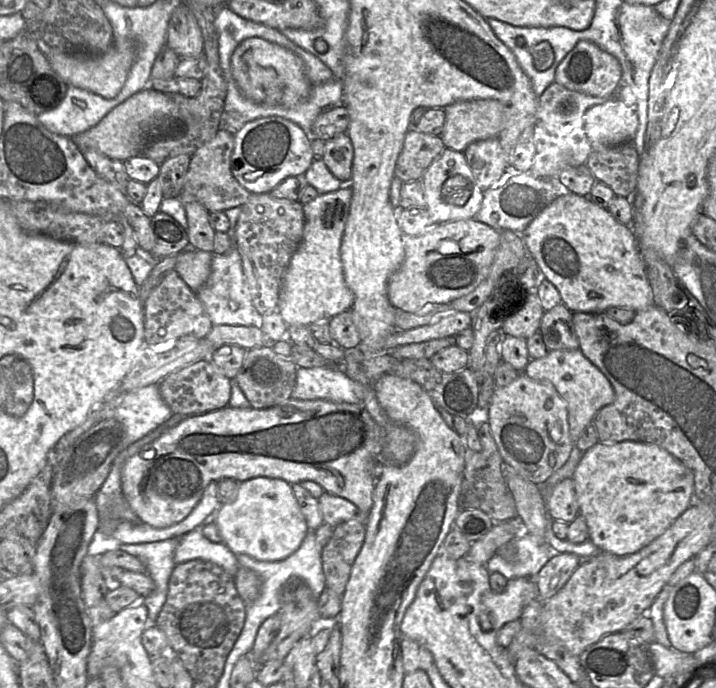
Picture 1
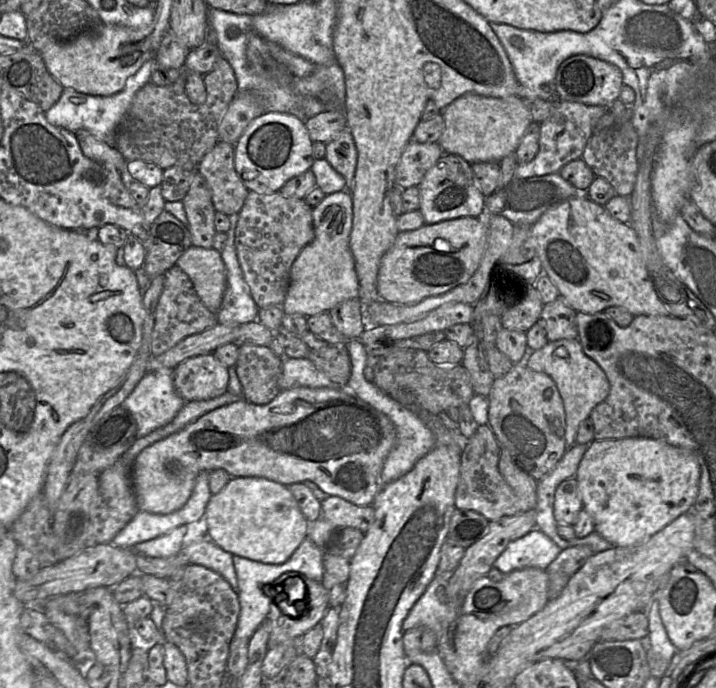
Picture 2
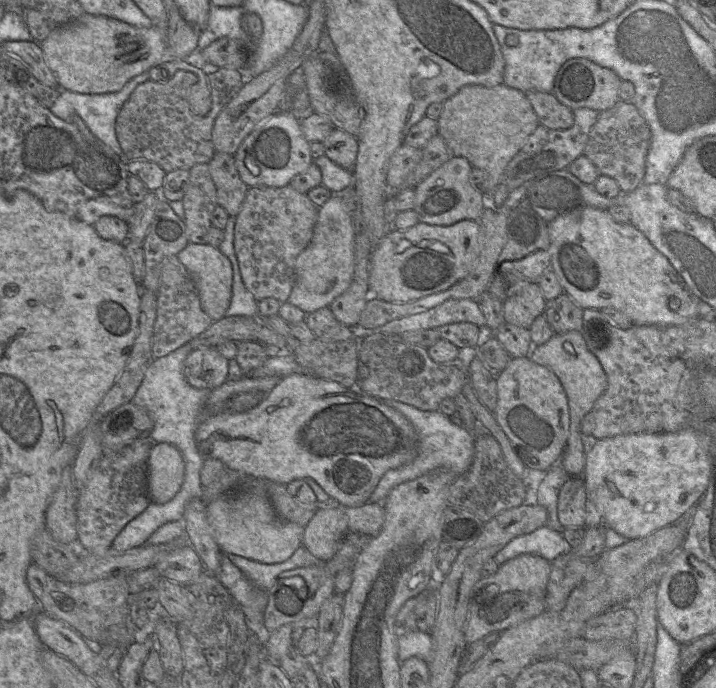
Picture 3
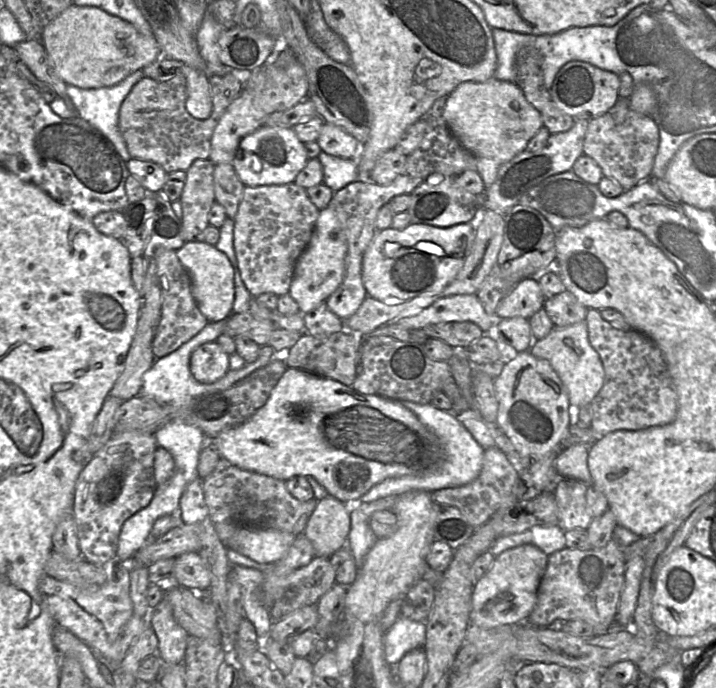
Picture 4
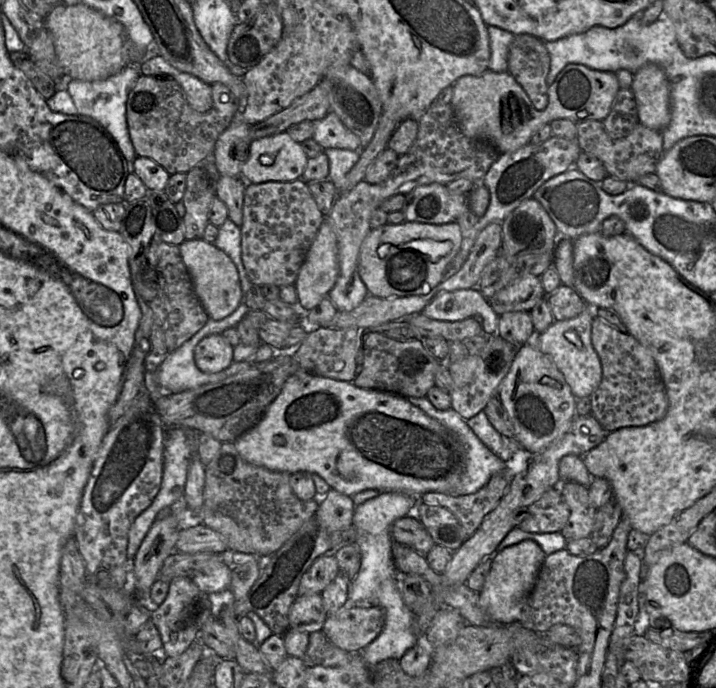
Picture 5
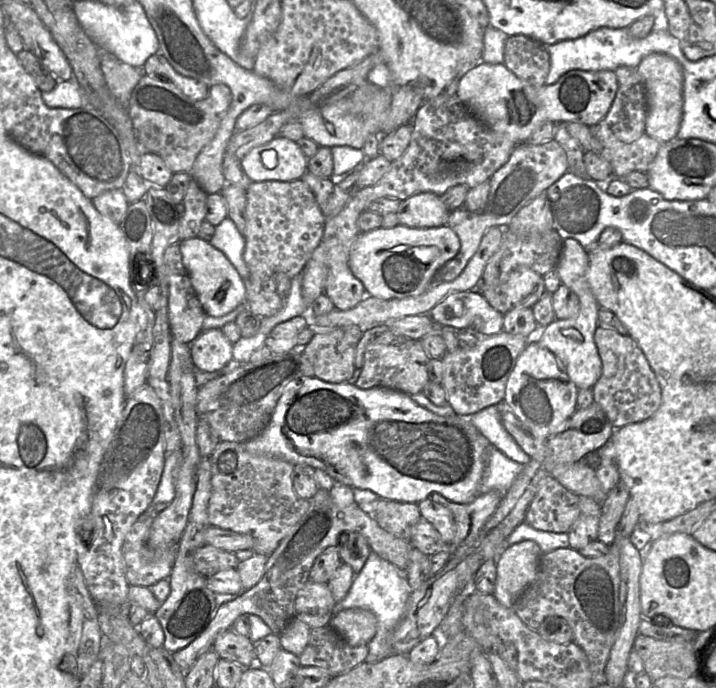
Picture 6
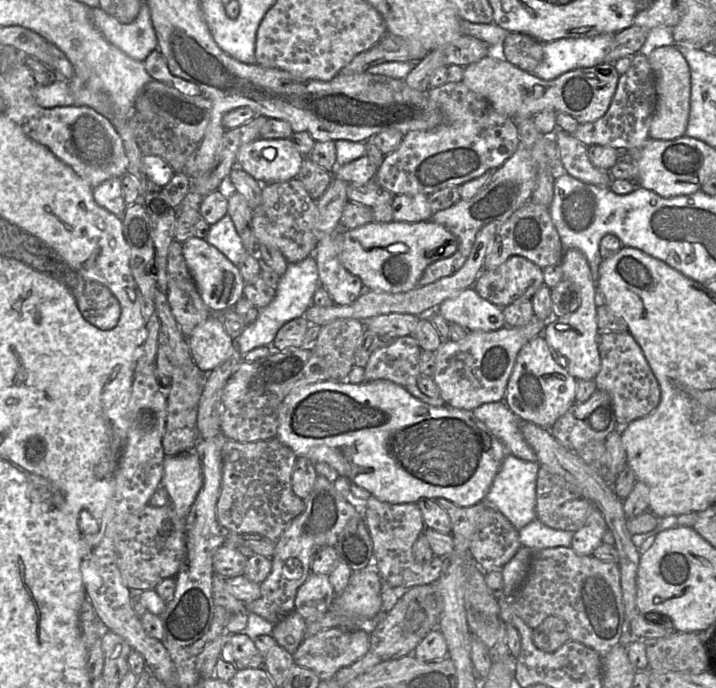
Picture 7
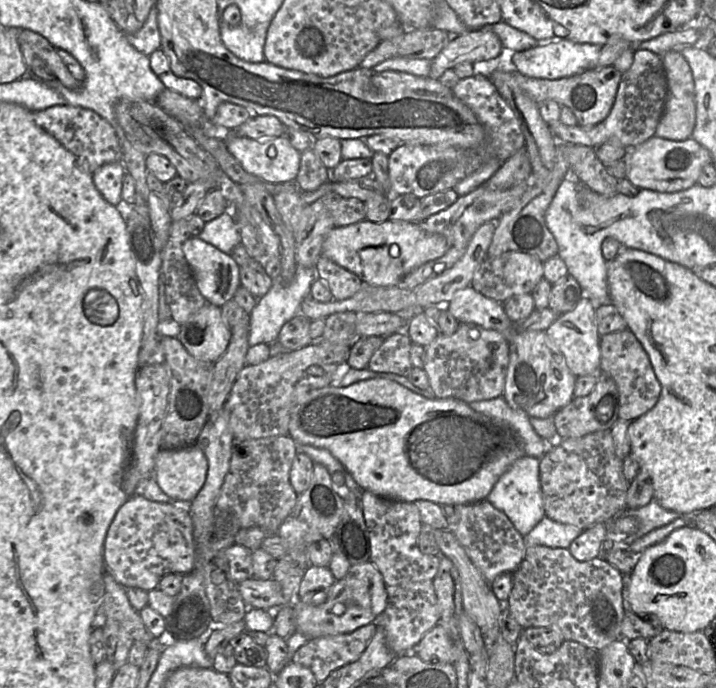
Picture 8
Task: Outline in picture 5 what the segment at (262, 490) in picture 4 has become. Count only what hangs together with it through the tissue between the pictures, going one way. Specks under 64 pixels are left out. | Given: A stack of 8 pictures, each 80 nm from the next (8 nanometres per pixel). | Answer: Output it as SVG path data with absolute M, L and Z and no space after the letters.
M233 442L222 443L221 449L204 467L204 503L201 510L201 523L224 535L228 542L228 551L252 554L258 558L269 558L296 532L304 523L316 515L320 497L310 501L298 499L290 486L290 474L271 471L255 466L242 459Z

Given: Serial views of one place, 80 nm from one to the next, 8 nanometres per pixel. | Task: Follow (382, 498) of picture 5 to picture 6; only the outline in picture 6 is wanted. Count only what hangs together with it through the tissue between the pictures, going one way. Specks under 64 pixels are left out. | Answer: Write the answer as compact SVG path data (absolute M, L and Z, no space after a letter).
M372 551L362 570L356 574L346 597L335 604L334 613L342 609L364 609L375 615L376 635L368 643L366 663L375 663L394 654L391 637L405 613L409 593L410 590L401 570Z

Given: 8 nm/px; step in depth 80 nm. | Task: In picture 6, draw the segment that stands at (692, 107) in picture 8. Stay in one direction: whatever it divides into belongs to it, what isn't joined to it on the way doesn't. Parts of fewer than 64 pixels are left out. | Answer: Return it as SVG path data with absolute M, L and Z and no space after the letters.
M651 53L643 58L636 68L642 79L647 100L647 133L661 143L674 140L683 117L683 69L672 56L664 53Z

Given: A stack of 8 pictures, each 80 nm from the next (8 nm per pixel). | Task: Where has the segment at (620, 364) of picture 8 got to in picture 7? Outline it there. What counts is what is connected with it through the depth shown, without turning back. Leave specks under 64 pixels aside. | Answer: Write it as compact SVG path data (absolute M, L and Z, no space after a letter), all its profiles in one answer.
M628 331L600 333L598 351L601 368L594 381L598 390L611 396L617 429L623 430L632 421L647 416L656 409L660 402L659 384L640 346Z

